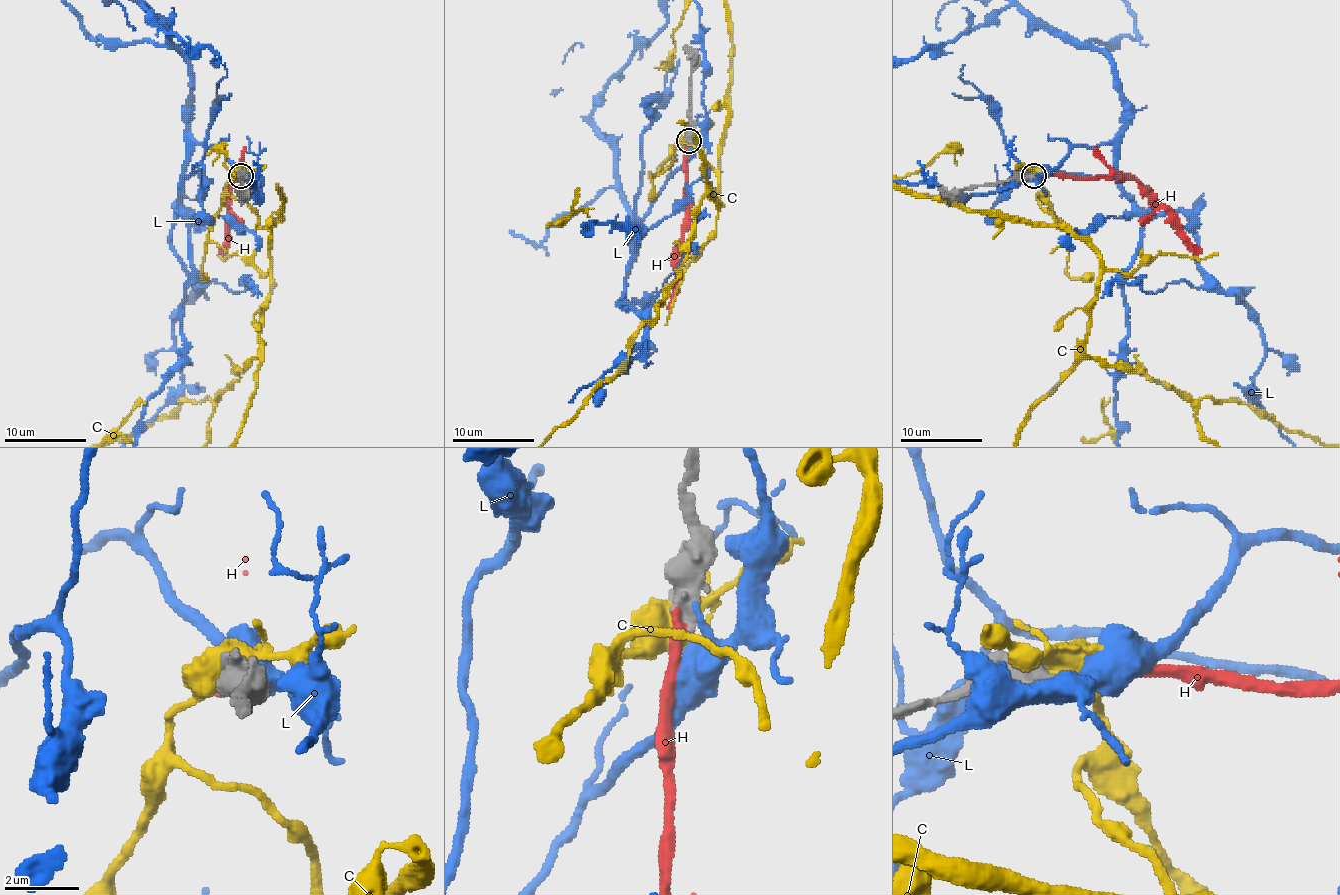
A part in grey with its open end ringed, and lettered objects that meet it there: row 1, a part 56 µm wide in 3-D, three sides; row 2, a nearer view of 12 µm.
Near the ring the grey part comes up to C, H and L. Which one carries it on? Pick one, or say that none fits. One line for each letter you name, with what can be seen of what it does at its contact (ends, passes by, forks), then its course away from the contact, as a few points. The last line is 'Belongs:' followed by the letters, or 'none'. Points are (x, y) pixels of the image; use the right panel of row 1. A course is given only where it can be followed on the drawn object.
H: It ends there. Its course: (1032, 177), (1132, 177), (1201, 253)
Belongs: H

